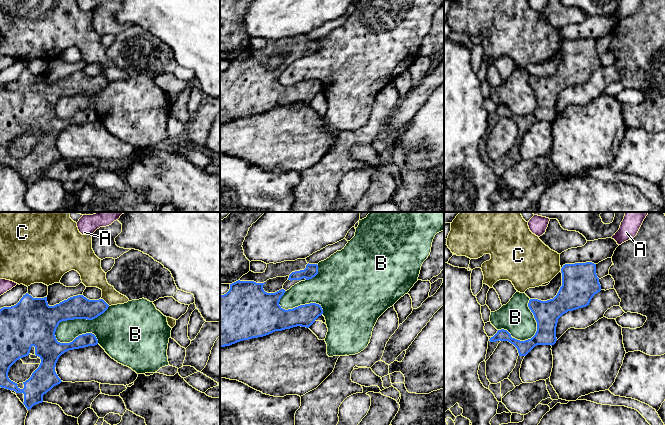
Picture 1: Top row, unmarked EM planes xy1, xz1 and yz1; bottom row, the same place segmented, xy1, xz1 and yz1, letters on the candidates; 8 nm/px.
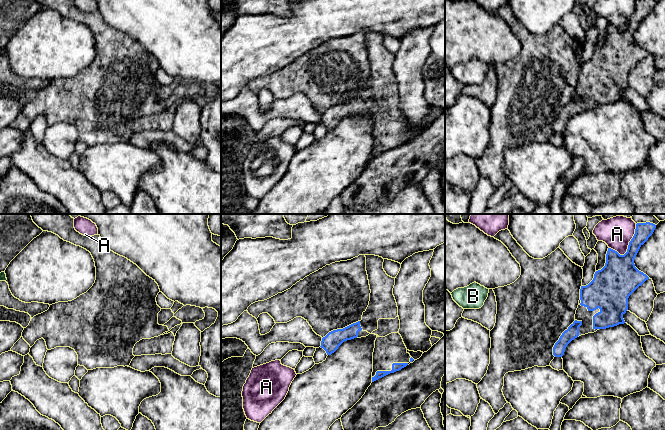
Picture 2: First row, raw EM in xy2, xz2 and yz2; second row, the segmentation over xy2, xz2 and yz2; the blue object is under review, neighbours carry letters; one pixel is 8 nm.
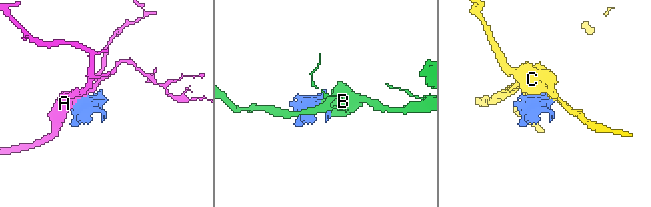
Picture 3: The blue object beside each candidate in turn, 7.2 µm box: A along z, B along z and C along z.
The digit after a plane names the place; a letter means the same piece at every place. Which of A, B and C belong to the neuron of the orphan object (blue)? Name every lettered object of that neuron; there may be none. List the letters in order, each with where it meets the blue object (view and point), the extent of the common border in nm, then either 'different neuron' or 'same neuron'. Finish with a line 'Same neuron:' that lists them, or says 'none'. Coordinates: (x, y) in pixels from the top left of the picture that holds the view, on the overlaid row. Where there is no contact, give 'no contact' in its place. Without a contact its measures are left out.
A: yz2 (628, 246) | 300 nm | different neuron
B: xy1 (75, 318) | 500 nm | different neuron
C: xy1 (104, 301) | 90 nm | different neuron
Same neuron: none

